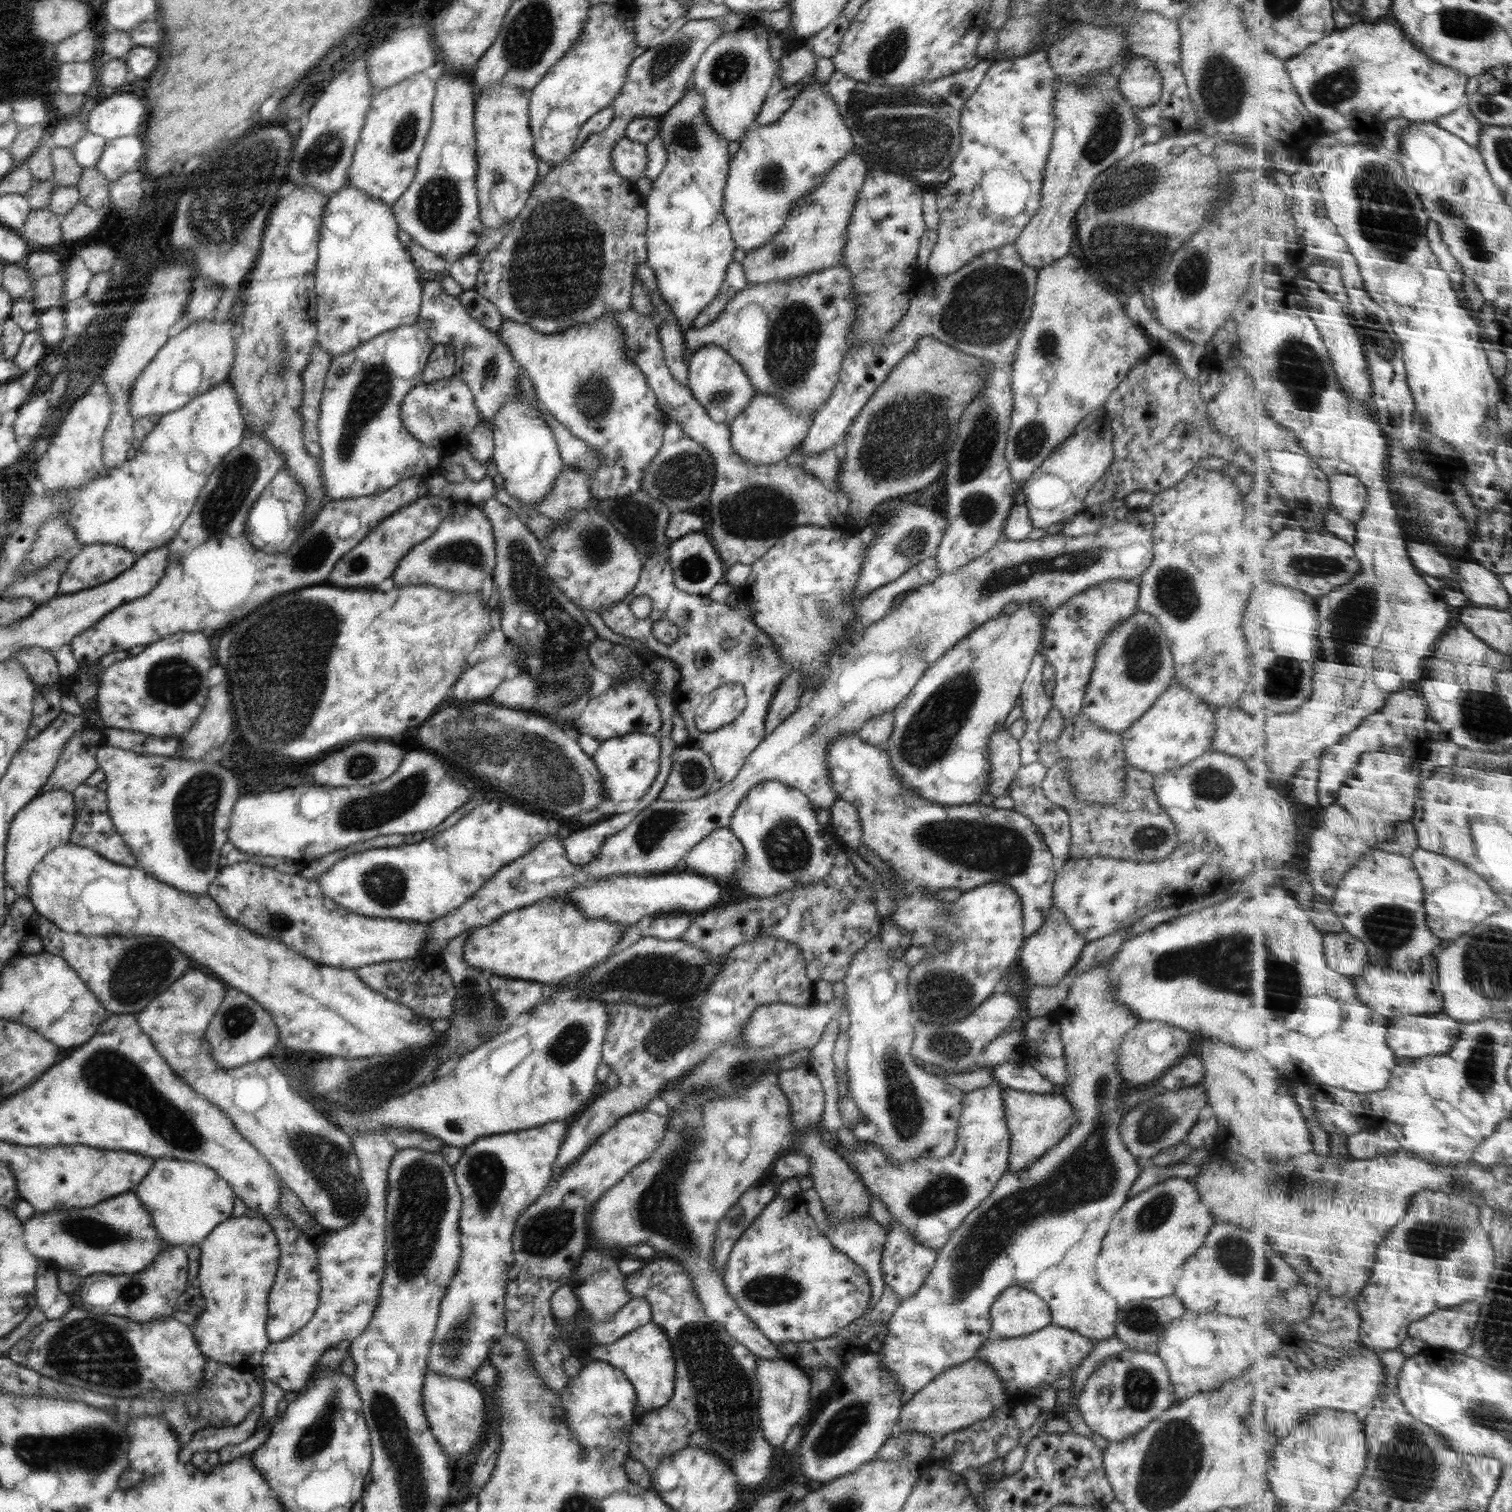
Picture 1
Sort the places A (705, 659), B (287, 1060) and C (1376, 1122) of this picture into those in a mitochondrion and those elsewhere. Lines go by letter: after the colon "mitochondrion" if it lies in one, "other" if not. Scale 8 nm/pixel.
A: other
B: other
C: other

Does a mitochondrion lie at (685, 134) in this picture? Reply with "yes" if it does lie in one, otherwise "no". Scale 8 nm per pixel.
yes

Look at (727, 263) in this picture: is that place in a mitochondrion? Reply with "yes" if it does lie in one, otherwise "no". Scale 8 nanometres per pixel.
no

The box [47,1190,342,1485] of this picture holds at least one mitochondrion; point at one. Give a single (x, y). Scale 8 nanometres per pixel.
(315, 1438)

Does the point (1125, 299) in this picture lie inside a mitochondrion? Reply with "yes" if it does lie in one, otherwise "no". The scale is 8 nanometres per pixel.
no

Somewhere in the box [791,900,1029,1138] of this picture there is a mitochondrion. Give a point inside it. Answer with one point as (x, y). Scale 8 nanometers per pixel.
(939, 993)

